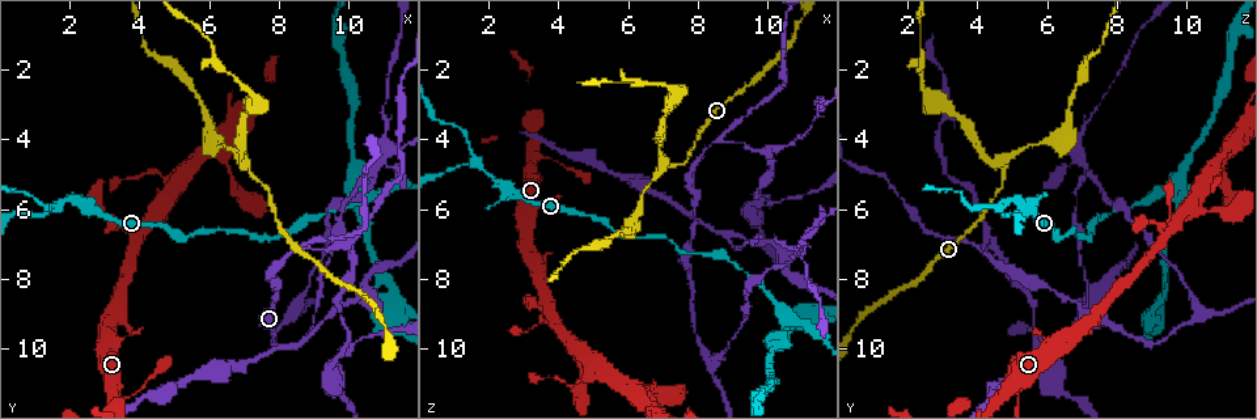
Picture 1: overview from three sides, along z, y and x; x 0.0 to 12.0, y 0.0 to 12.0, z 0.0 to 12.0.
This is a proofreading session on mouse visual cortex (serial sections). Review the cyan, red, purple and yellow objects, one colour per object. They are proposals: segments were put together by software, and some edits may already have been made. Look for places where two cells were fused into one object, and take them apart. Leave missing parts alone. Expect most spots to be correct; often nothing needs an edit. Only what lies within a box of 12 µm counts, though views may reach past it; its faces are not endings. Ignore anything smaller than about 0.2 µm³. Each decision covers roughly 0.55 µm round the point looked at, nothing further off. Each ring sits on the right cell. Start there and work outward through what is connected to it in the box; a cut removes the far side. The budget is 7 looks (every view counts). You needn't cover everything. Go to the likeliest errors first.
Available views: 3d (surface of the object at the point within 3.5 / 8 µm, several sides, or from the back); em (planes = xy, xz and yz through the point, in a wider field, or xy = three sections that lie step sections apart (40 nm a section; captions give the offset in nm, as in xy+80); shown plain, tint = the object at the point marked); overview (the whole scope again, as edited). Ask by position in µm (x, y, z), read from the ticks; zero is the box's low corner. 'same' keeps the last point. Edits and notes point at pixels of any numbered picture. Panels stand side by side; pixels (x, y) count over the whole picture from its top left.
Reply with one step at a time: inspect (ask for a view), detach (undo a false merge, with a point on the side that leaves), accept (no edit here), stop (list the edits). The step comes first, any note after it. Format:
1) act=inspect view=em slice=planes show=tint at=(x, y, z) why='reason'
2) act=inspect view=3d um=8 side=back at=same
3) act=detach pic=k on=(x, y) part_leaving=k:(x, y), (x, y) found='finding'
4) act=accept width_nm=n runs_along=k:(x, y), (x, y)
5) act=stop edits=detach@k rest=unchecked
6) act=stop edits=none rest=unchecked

act=inspect view=3d um=3.5 at=(8.6, 7.0, 4.0) why='thin neck'

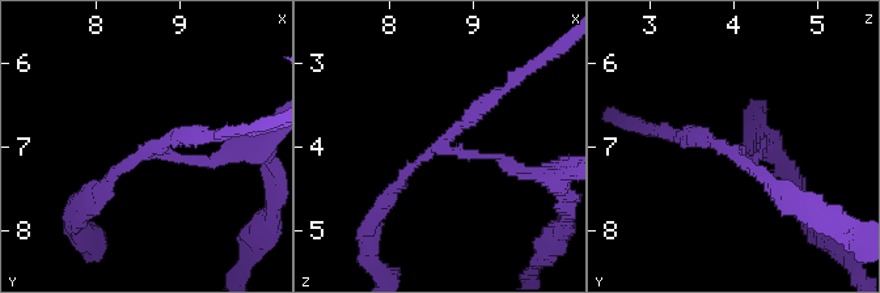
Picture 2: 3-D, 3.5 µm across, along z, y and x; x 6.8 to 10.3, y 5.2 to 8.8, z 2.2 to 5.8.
act=inspect view=em slice=xy step=3 show=tint at=(8.60, 7.10, 4.05) arms=3 arm_widths_nm=100,150,200

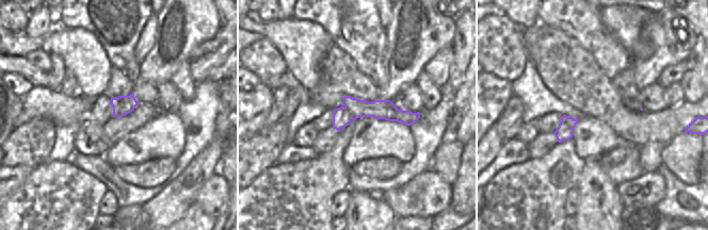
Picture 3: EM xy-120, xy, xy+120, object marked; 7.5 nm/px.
act=detach pic=2 on=(203, 158) border=3:(344, 107), (355, 118) found='a second cell is stuck on'

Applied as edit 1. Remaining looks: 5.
act=inspect view=3d um=3.5 at=(10.4, 5.3, 9.6) why='thin neck'

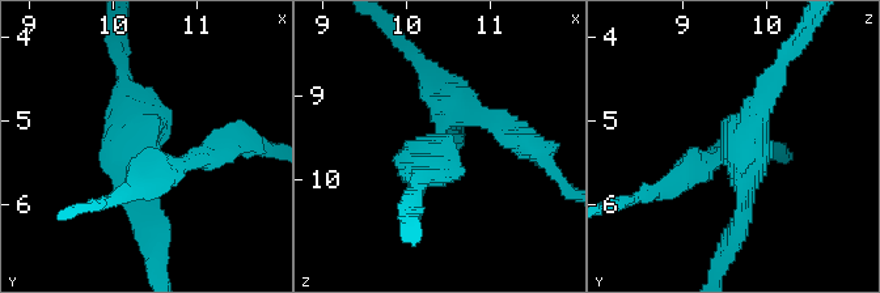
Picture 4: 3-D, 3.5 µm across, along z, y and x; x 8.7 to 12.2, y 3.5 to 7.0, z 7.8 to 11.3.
act=inspect view=em slice=xy step=1 show=tint at=(10.40, 5.40, 9.65) arms=4 arm_widths_nm=200,200,300,350

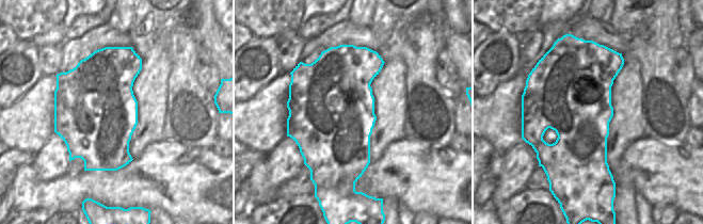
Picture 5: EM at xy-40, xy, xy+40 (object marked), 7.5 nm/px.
act=inspect view=em slice=xy step=5 show=tint at=same why='cut it another way'

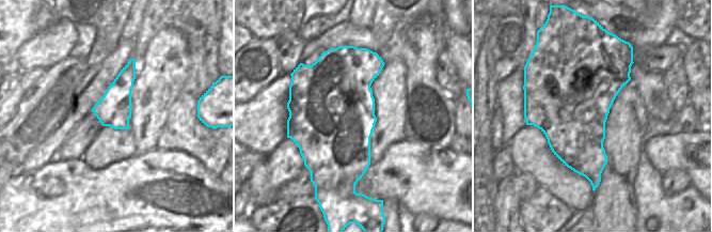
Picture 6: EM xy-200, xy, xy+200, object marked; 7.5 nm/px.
act=detach pic=4 on=(756, 175) part_leaving=4:(722, 158), (744, 166), (722, 259) found='a second cell is stuck on'

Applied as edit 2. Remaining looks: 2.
act=inspect view=3d um=8 at=(7.0, 4.6, 4.7)

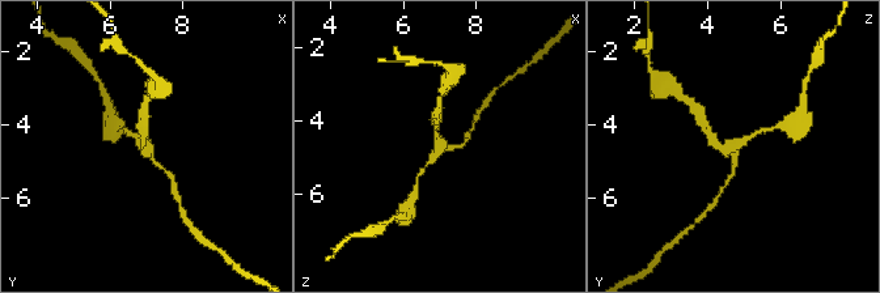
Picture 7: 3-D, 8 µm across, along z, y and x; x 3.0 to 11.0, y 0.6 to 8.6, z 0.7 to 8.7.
act=inspect view=em slice=planes show=tint at=(7.0, 4.6, 4.7) why='now the EM'

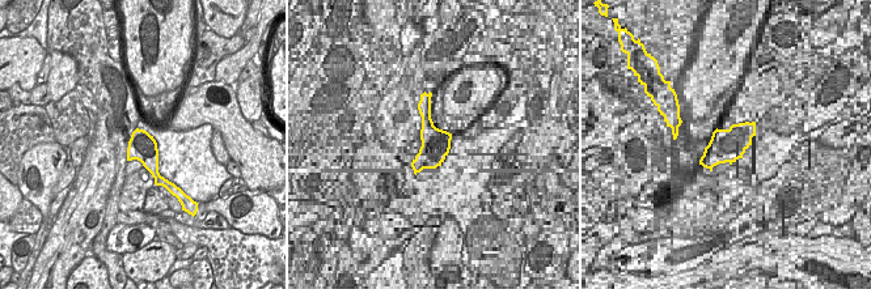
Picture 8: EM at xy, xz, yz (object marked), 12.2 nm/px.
act=detach pic=7 on=(142, 130) arms=3 part_leaving=7:(142, 147), (146, 100) found='a second cell is stuck on'

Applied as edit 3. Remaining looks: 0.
act=stop edits=detach@2,detach@4,detach@7 rest=unchecked

